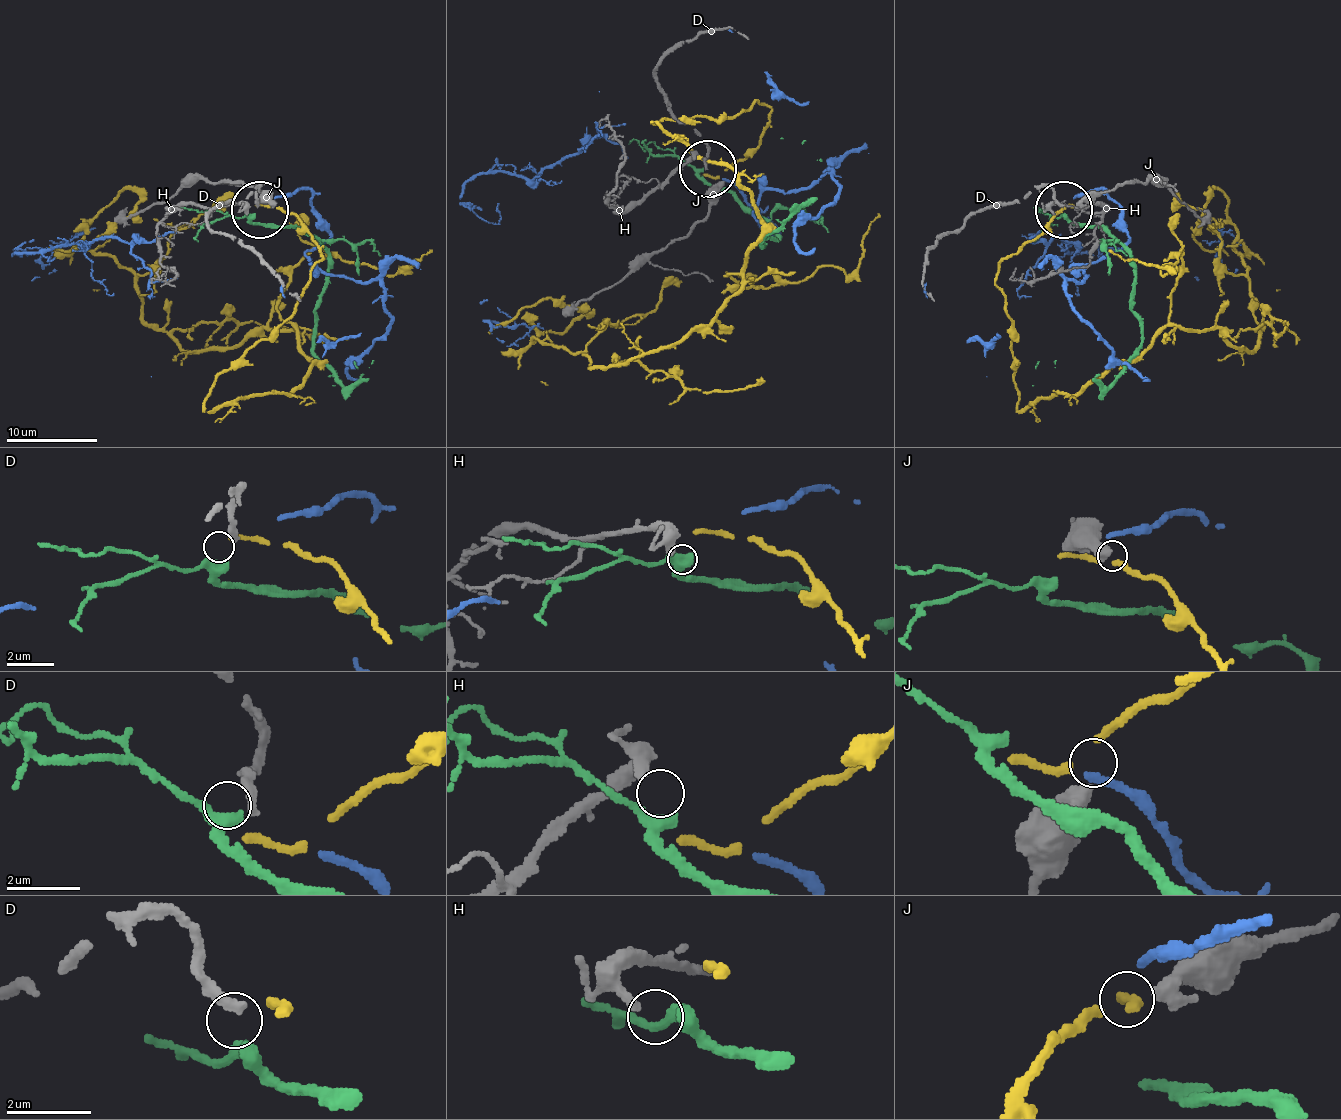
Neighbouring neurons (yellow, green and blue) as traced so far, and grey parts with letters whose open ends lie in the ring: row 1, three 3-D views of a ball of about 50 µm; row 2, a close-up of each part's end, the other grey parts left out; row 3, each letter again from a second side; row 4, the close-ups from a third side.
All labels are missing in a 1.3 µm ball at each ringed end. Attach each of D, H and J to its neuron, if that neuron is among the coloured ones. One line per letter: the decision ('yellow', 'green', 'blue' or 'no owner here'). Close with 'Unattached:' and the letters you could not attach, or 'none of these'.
D: green
H: no owner here
J: no owner here
Unattached: H, J

